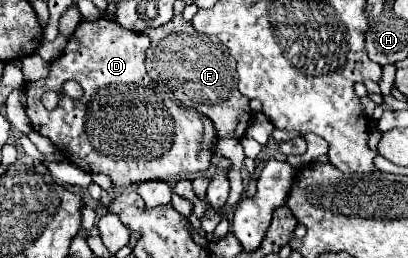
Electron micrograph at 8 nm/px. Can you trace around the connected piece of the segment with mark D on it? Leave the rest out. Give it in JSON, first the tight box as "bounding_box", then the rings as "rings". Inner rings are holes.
{"bounding_box":[25,18,217,188],"rings":[[[99,18],[95,22],[83,20],[69,38],[63,54],[51,62],[49,76],[25,84],[27,116],[31,118],[33,130],[47,136],[71,164],[89,174],[105,174],[111,184],[119,188],[127,188],[139,182],[171,180],[175,176],[205,172],[213,158],[211,146],[217,140],[215,128],[211,126],[209,118],[199,114],[195,108],[179,104],[167,86],[149,78],[145,70],[147,48],[149,38],[145,34],[123,30],[117,22],[107,18]],[[65,80],[77,80],[85,90],[83,98],[73,100],[61,94],[59,106],[51,112],[45,110],[45,106],[41,104],[41,96],[47,90],[63,92]]]}

